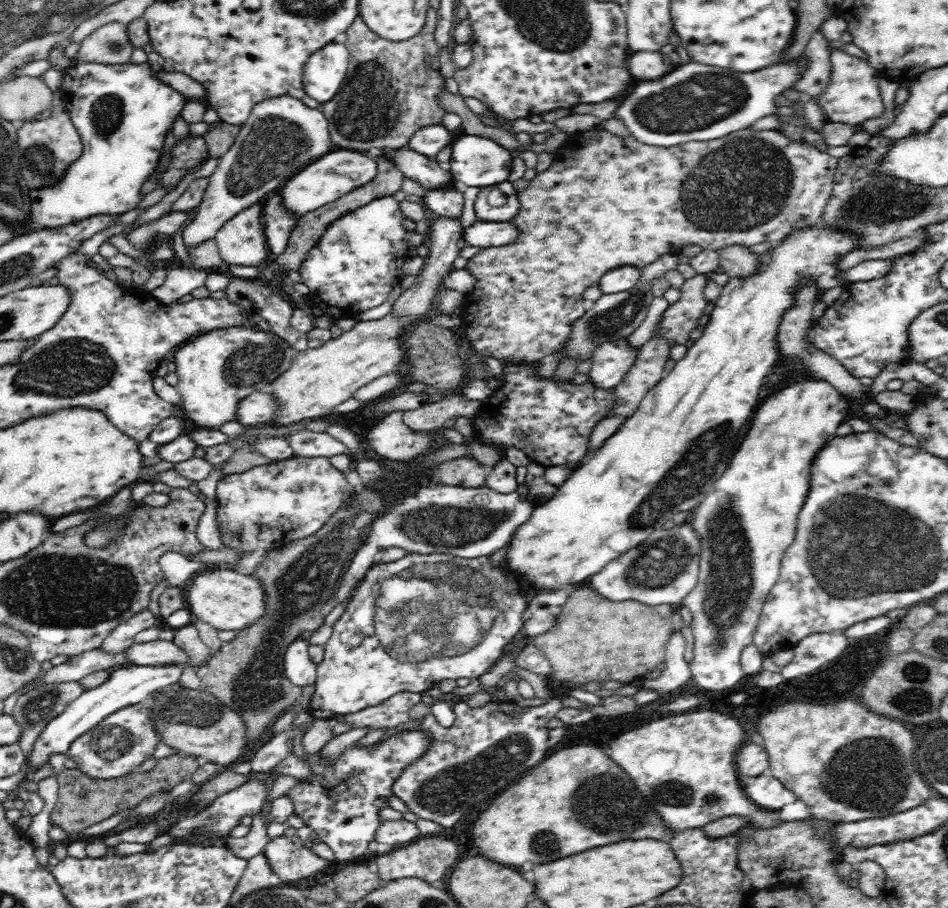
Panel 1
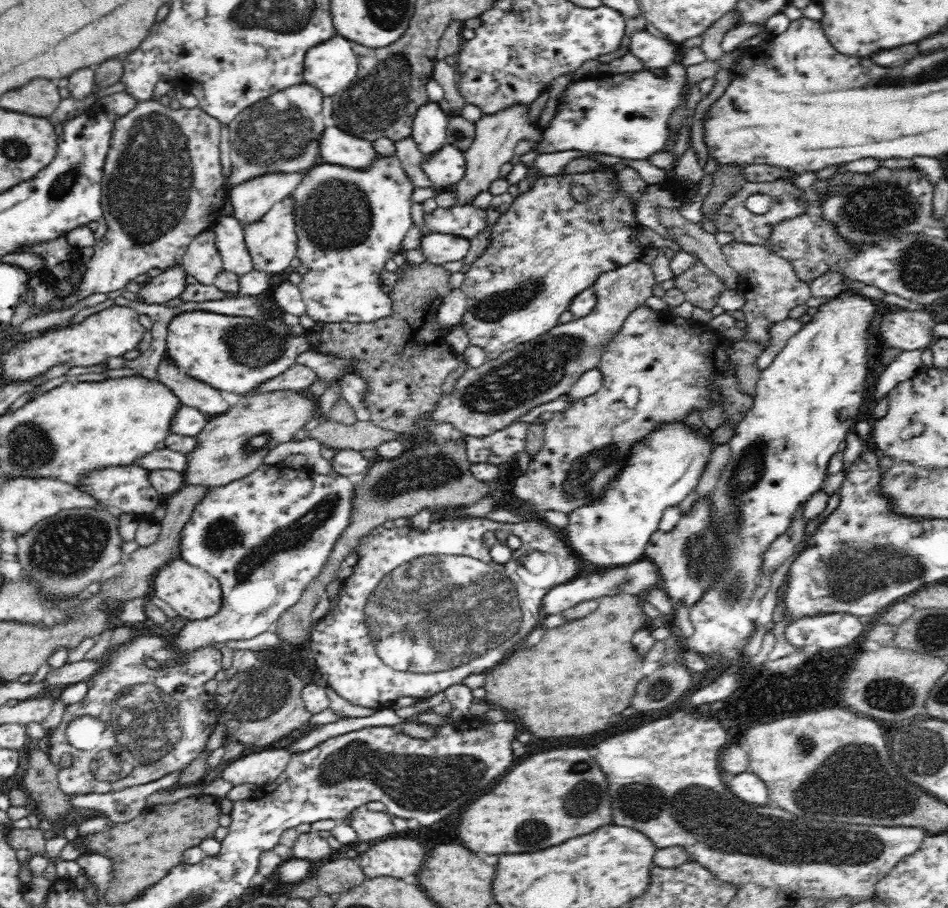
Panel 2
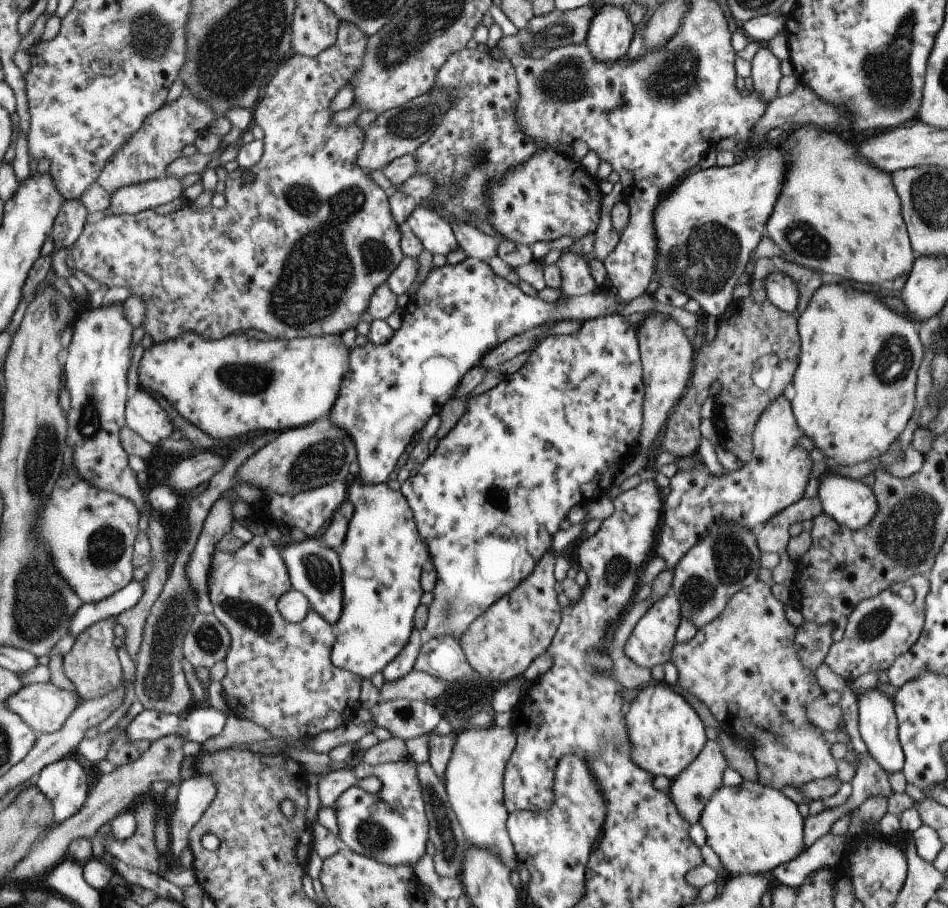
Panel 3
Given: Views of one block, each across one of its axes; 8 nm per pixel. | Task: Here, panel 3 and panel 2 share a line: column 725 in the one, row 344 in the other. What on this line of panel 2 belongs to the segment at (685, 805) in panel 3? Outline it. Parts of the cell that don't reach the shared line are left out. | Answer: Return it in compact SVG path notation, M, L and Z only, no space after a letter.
M732 241L731 244L722 246L728 264L736 271L738 291L744 294L744 311L747 330L744 330L746 339L758 341L766 348L769 337L770 324L788 318L791 308L800 306L811 297L808 282L800 282L795 275L792 265L784 259L776 256L776 253L768 251L763 245L745 244Z

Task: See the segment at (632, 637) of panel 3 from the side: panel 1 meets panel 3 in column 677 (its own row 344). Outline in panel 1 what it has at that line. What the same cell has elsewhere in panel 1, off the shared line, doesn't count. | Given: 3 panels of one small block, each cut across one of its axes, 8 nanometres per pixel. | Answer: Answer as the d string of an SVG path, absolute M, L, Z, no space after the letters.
M627 339L600 344L591 359L588 381L598 390L613 390L624 379L630 365L635 361L637 350L627 346Z

